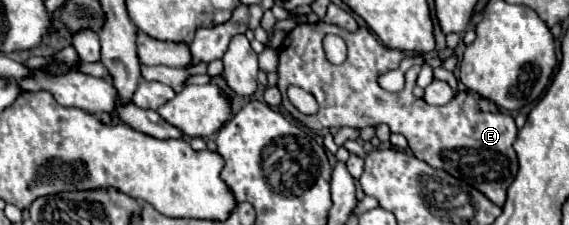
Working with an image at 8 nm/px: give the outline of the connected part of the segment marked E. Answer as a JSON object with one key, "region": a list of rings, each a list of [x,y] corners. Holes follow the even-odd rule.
{"region":[[[316,22],[316,24],[302,24],[300,28],[296,30],[302,30],[302,36],[300,38],[294,38],[292,34],[284,40],[282,48],[280,48],[280,54],[278,54],[278,90],[282,92],[282,106],[298,120],[302,122],[304,126],[308,126],[310,130],[320,130],[320,128],[344,128],[344,126],[350,126],[350,128],[366,128],[366,126],[378,126],[378,124],[388,124],[390,126],[390,132],[398,132],[402,134],[406,140],[408,140],[408,146],[410,146],[410,152],[430,164],[432,168],[438,168],[438,170],[444,170],[444,172],[450,172],[450,176],[454,178],[460,178],[464,180],[466,184],[470,184],[472,188],[480,190],[488,200],[492,200],[496,206],[504,206],[506,202],[506,190],[508,186],[512,184],[516,172],[518,172],[518,158],[516,158],[516,152],[512,148],[514,140],[516,140],[516,124],[514,124],[514,118],[506,112],[482,112],[482,110],[474,110],[474,94],[470,92],[458,92],[450,104],[444,104],[444,106],[430,106],[426,104],[426,100],[422,98],[416,98],[412,94],[412,88],[408,88],[408,84],[416,84],[416,78],[418,78],[418,72],[420,72],[420,66],[412,66],[408,72],[406,72],[406,86],[402,92],[386,92],[378,86],[378,76],[388,72],[388,70],[394,70],[398,68],[398,64],[406,58],[406,52],[402,50],[394,50],[394,48],[386,48],[368,28],[358,28],[356,32],[348,32],[348,30],[342,30],[334,24],[326,24],[326,22]],[[326,34],[336,34],[340,36],[346,46],[348,46],[348,60],[340,66],[334,66],[326,60],[324,56],[324,48],[322,48],[322,40]],[[288,86],[300,86],[304,88],[306,92],[310,92],[316,102],[318,102],[318,112],[314,116],[306,116],[302,112],[298,112],[290,100],[286,98],[286,90]]]}

